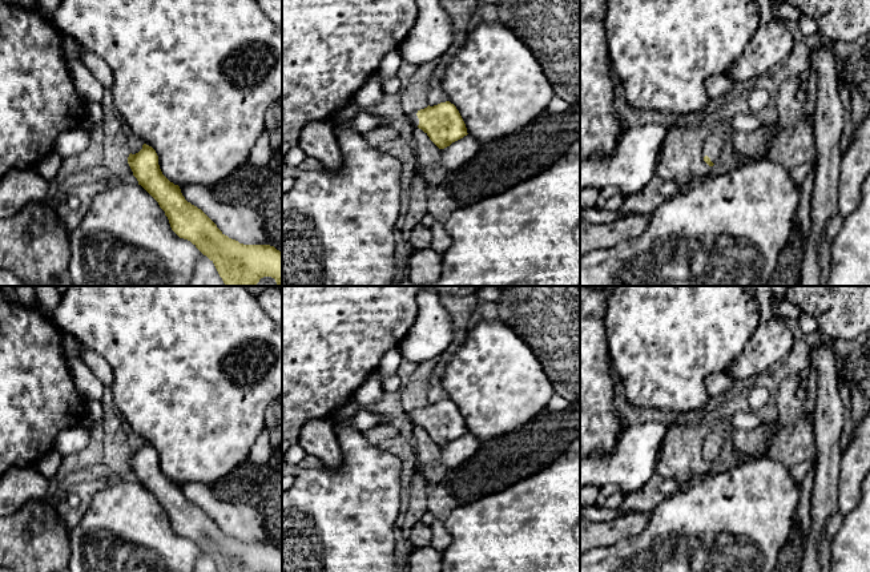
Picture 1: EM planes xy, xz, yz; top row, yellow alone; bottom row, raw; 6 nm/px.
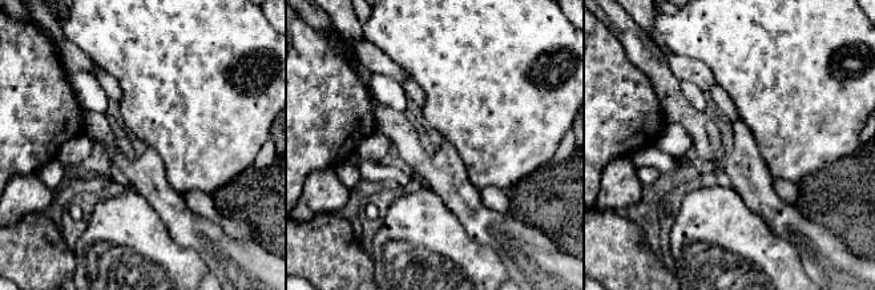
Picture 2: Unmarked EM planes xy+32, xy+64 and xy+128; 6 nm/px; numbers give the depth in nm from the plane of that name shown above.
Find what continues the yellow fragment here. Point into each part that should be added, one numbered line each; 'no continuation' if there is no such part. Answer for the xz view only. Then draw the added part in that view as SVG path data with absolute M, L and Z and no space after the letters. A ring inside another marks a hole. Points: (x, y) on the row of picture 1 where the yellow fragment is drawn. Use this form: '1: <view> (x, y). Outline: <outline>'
1: xz (411, 119). Outline: M412 112L410 114L404 114L403 120L410 124L414 129L419 125L419 118L416 116L418 112Z

